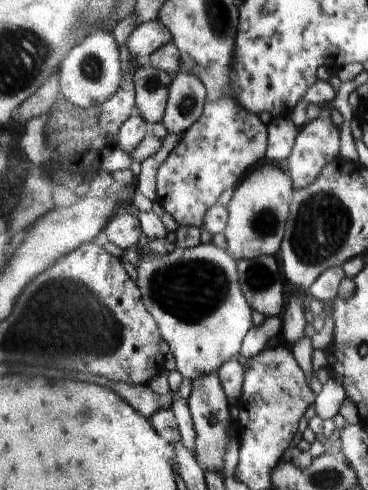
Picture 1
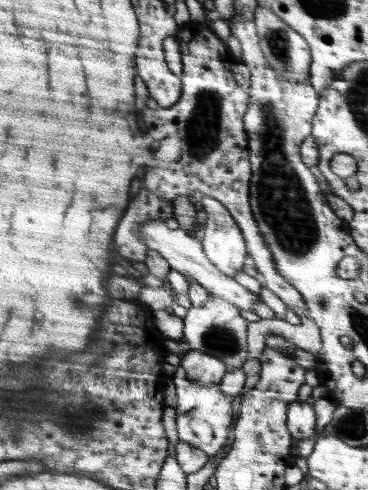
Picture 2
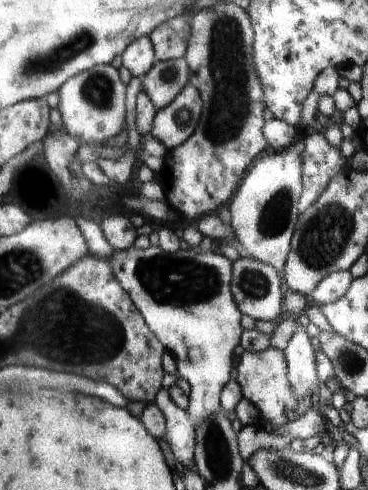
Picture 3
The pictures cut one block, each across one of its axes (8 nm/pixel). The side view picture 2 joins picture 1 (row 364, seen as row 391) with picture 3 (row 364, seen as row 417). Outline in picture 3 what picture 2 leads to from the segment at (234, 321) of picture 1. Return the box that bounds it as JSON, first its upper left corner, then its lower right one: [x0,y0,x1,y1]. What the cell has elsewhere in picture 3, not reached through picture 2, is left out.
[109,244,243,426]

